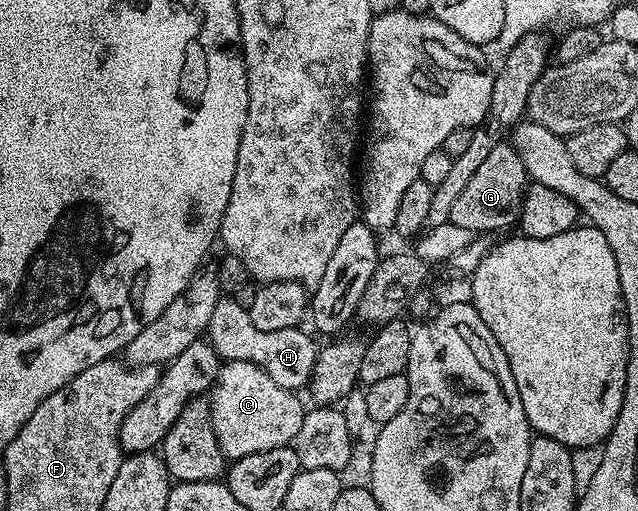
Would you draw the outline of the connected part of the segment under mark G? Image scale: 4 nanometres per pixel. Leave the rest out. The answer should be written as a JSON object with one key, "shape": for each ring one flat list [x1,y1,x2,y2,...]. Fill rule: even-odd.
{"shape":[[506,141,495,143,493,152,485,156,485,161,477,167,477,172,469,176,465,192,457,196,451,209,451,222,460,228,469,228,472,235,483,236,486,230,503,230,506,226,514,227,519,221,519,210,523,207,523,194,529,188,529,179,521,156,517,156,515,147]]}

